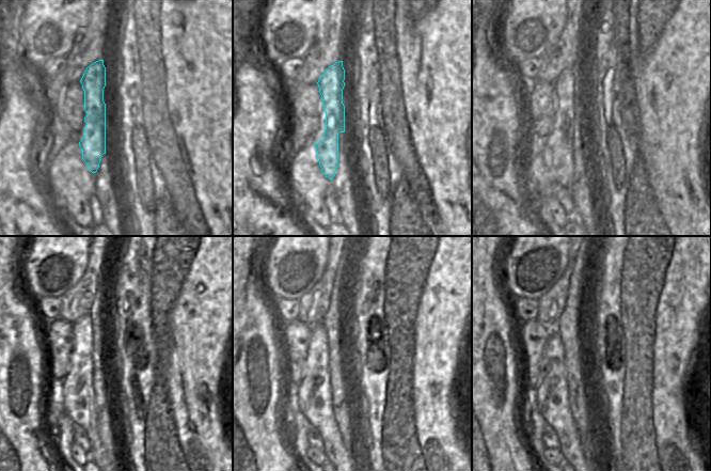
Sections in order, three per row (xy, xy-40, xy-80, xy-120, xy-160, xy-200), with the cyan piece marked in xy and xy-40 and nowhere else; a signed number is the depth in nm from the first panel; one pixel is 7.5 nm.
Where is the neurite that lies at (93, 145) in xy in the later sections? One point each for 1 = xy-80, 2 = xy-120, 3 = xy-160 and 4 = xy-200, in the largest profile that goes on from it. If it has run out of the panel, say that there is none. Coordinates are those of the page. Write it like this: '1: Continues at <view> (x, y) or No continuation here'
1: Continues at xy-80 (558, 157)
2: Continues at xy-120 (78, 399)
3: Continues at xy-160 (315, 402)
4: Continues at xy-200 (552, 402)

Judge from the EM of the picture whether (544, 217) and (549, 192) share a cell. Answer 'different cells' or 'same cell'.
different cells

